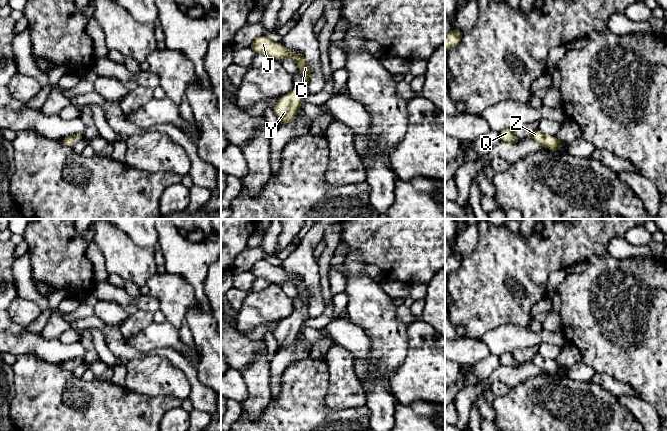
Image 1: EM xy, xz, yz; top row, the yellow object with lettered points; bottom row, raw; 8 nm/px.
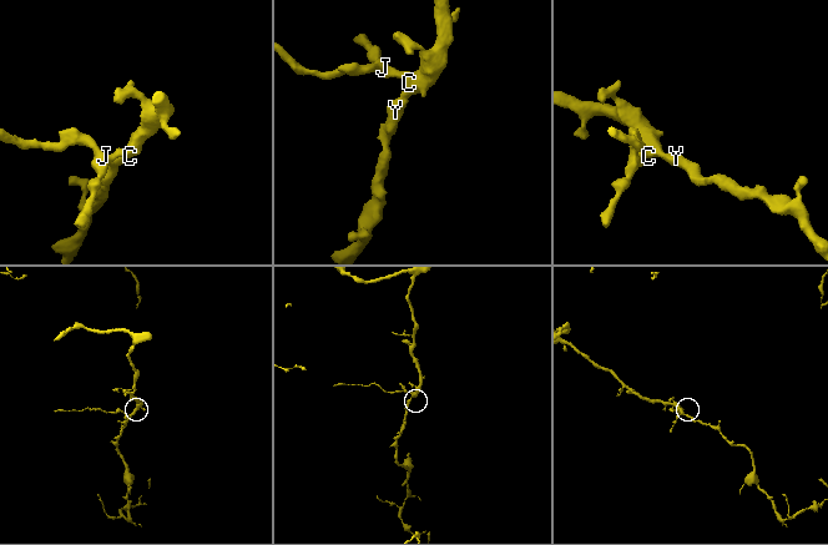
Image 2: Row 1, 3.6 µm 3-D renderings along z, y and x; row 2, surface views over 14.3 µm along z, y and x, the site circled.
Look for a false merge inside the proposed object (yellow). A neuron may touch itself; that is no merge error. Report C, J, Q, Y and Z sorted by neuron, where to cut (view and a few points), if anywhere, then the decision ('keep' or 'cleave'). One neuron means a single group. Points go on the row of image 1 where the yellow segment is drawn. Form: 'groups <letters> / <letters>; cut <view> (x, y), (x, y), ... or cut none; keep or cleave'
groups C J Q Y Z; cut none; keep

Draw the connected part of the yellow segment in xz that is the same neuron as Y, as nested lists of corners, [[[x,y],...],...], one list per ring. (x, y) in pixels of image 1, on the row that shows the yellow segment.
[[[293,86],[293,91],[280,97],[276,105],[272,107],[276,113],[279,125],[291,122],[303,100],[302,90],[298,86]]]

